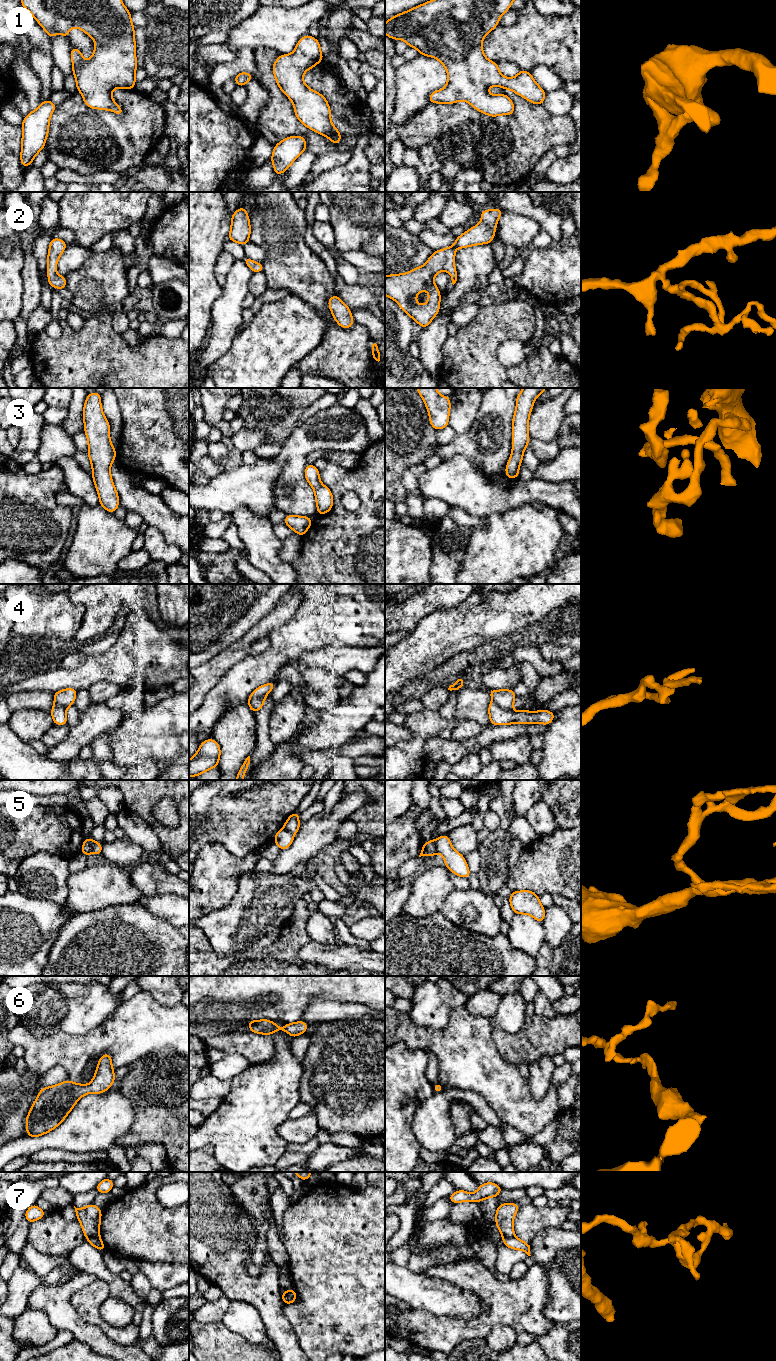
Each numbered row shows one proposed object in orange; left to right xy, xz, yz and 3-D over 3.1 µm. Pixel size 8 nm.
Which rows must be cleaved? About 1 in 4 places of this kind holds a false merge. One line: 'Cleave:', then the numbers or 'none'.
Cleave: 4, 5, 7

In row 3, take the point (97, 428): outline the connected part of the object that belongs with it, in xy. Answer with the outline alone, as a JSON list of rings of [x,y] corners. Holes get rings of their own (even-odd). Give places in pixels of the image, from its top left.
[[[98,392],[88,394],[83,408],[84,432],[88,441],[88,456],[92,466],[92,478],[99,495],[99,505],[109,513],[119,507],[119,495],[111,477],[111,464],[116,459],[116,449],[110,441],[110,424],[103,414],[101,395]]]

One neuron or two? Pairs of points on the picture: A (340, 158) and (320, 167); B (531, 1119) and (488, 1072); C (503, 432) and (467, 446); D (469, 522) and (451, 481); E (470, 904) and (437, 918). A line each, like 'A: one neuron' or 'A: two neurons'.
A: one neuron
B: one neuron
C: one neuron
D: two neurons
E: two neurons

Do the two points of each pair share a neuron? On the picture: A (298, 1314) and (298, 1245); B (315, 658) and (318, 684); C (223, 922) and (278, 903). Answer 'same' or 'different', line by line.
A: same
B: different
C: same

